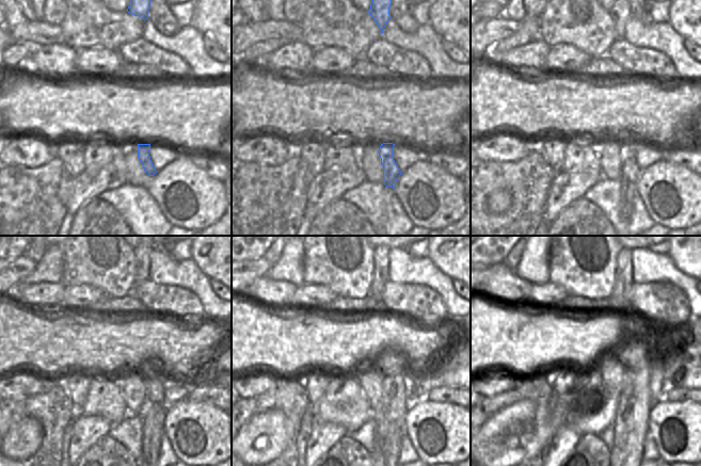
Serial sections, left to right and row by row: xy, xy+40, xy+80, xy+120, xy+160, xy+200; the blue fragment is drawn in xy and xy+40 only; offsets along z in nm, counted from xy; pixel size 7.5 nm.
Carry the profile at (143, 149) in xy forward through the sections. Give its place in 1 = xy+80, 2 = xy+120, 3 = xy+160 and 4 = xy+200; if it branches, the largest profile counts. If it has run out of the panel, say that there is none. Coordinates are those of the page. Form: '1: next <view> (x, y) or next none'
1: next xy+80 (631, 174)
2: next xy+120 (152, 413)
3: next xy+160 (391, 413)
4: next xy+200 (631, 427)

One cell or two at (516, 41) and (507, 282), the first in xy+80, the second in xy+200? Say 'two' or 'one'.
two

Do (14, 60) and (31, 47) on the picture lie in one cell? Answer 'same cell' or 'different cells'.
same cell

